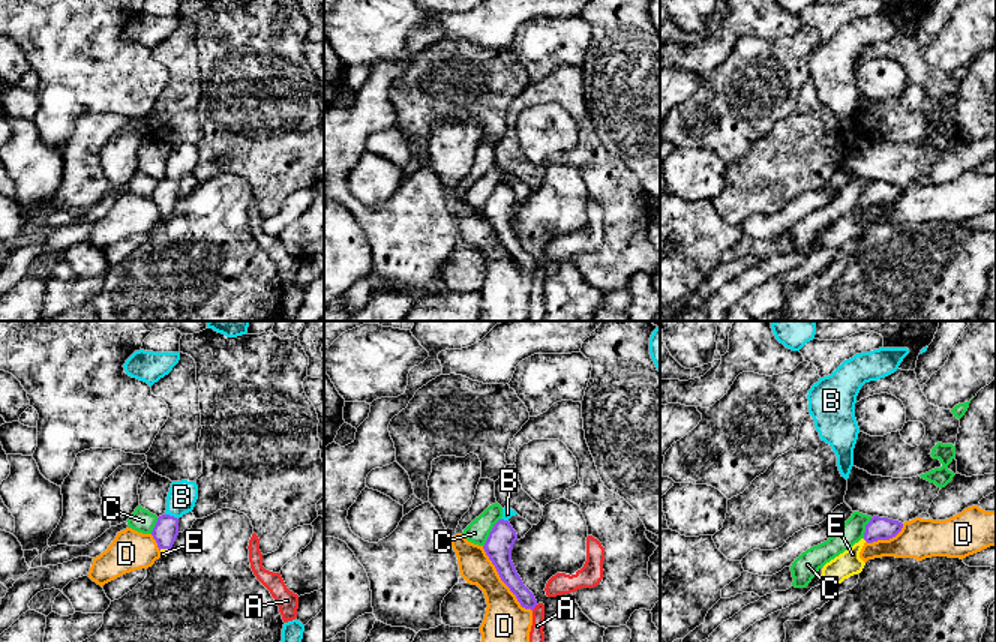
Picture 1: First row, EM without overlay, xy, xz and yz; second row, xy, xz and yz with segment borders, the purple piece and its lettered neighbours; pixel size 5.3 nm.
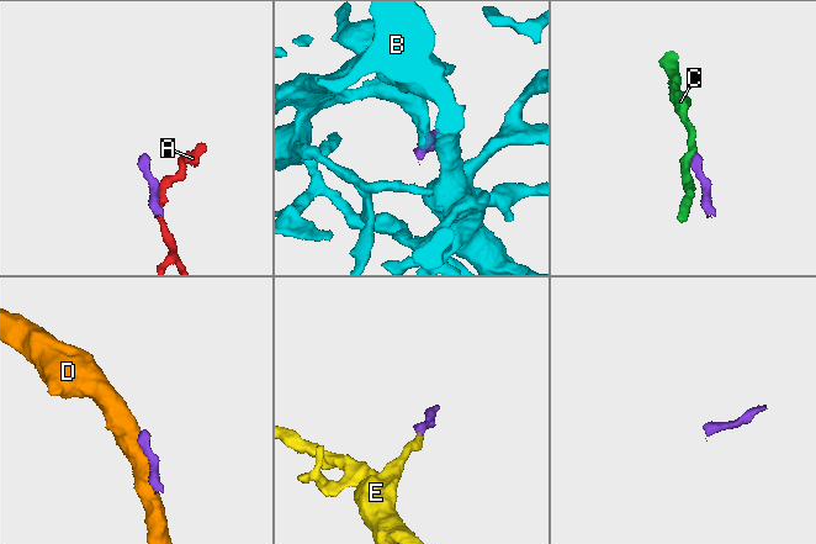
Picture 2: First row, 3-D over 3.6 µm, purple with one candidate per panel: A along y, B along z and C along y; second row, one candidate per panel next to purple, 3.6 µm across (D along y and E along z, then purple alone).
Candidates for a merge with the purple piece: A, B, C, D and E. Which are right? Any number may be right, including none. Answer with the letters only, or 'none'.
E

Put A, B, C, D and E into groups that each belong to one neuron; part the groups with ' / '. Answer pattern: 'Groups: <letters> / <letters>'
Groups: A / B / C / D / E

